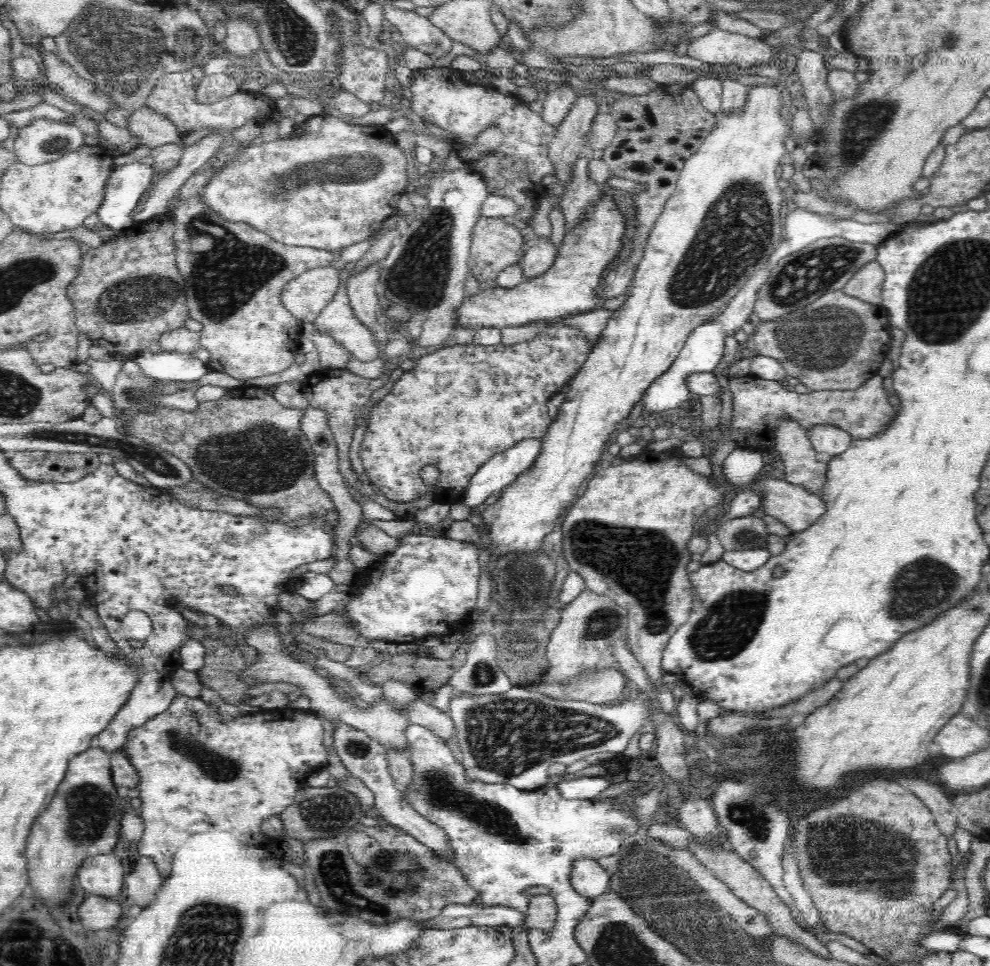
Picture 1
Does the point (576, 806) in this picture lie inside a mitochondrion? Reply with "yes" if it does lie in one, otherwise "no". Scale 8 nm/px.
no

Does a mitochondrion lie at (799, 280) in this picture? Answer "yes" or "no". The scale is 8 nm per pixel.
yes

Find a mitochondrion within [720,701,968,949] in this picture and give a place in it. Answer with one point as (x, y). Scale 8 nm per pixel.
(859, 853)

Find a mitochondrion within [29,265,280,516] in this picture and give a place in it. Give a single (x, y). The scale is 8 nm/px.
(129, 301)

